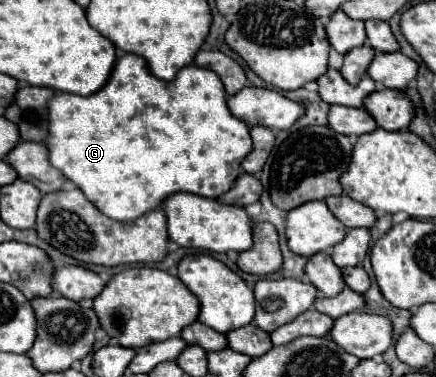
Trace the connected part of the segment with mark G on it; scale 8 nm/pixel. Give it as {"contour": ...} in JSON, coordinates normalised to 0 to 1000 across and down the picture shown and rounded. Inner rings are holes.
{"contour":[[[278,143],[250,218],[209,255],[131,244],[112,271],[112,424],[250,578],[305,589],[356,557],[406,509],[438,509],[470,525],[516,515],[553,456],[557,419],[576,403],[571,334],[544,318],[521,281],[521,244],[489,186],[429,175],[397,218],[356,207],[328,154]]]}

